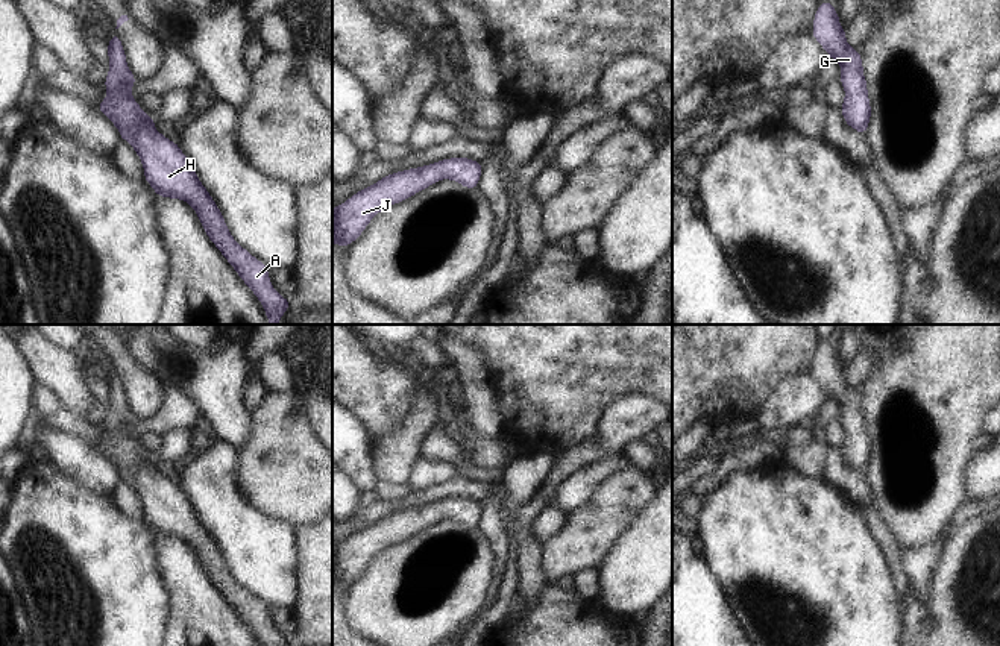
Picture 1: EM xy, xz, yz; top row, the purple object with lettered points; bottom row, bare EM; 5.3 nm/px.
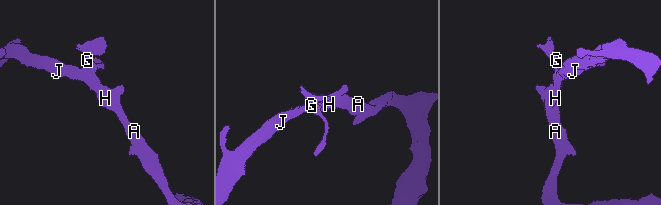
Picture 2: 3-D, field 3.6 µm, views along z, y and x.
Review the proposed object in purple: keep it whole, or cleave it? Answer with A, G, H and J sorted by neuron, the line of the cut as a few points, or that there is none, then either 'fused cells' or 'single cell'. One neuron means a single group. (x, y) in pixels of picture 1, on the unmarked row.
A G H J; no cut; single cell

